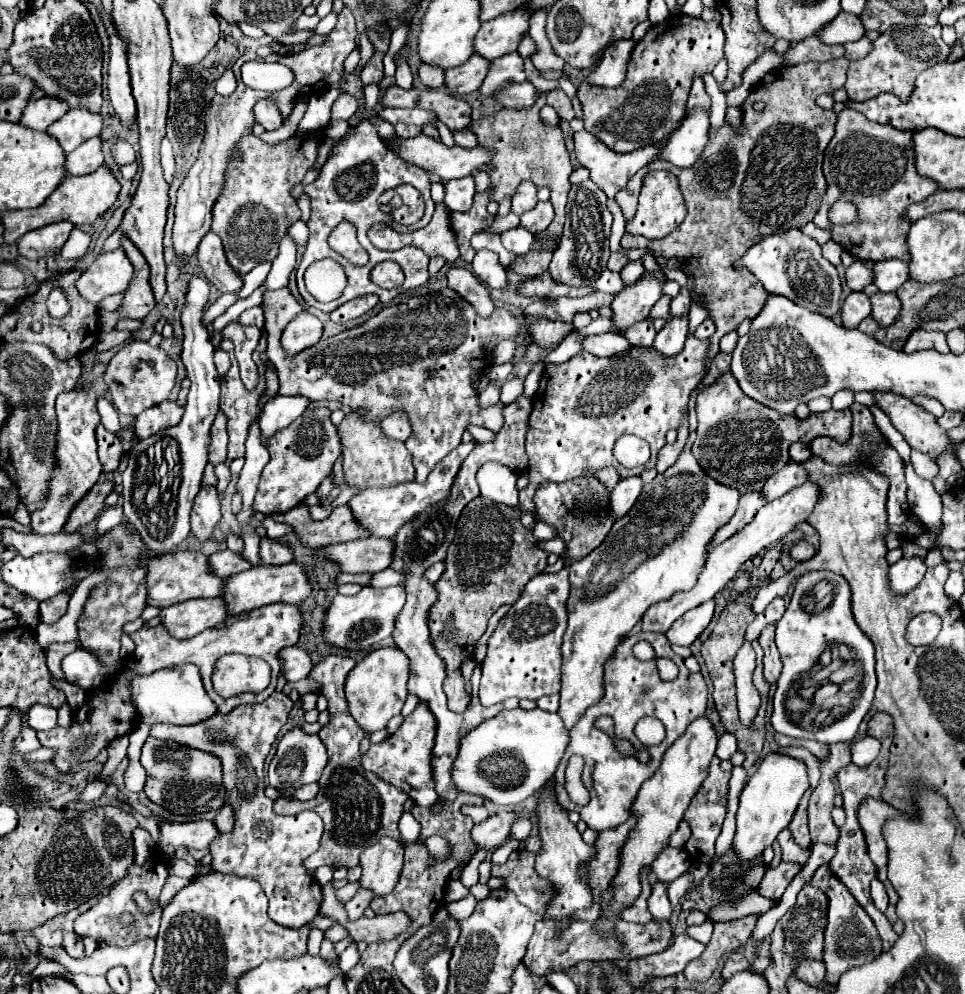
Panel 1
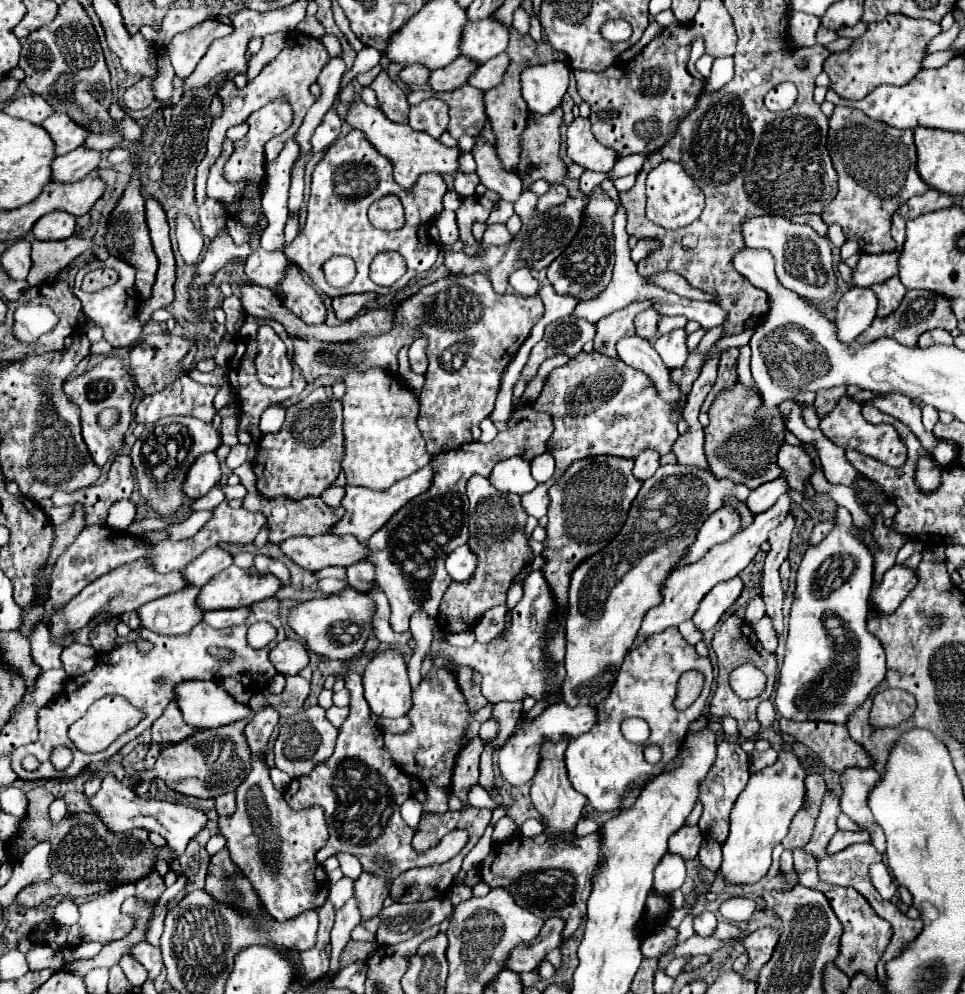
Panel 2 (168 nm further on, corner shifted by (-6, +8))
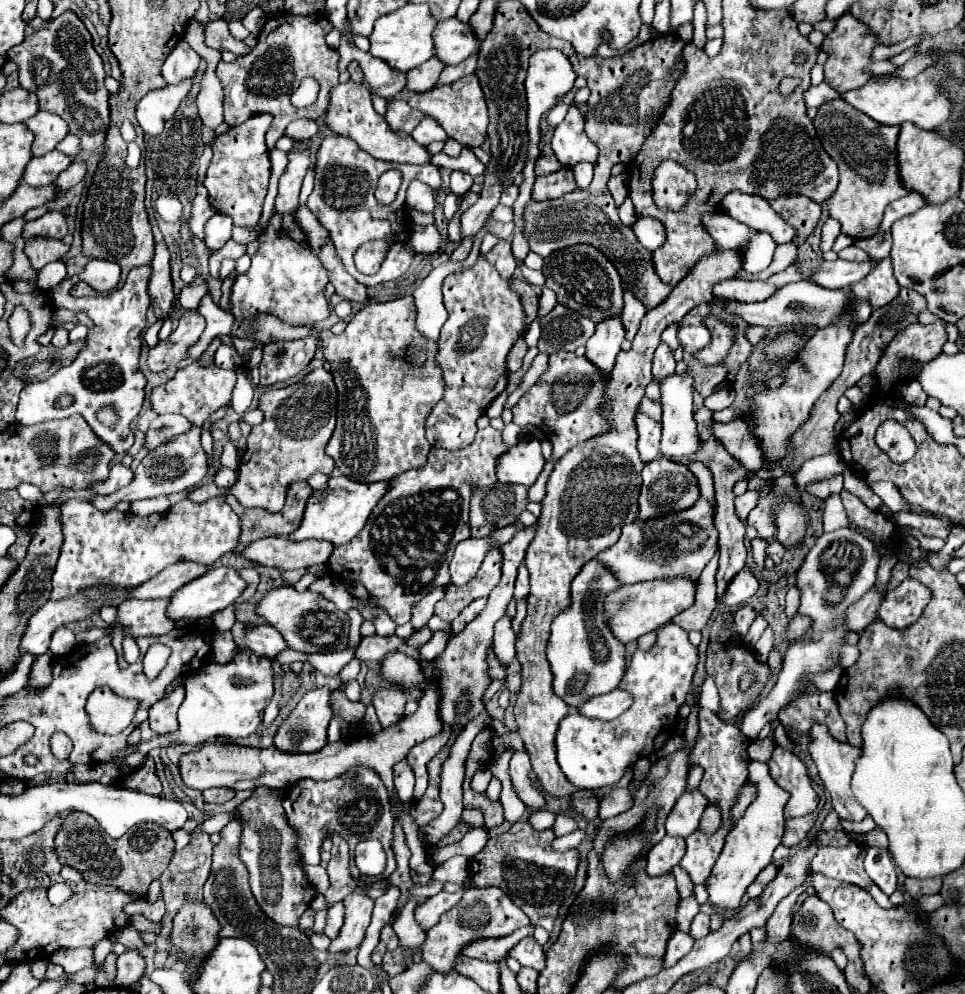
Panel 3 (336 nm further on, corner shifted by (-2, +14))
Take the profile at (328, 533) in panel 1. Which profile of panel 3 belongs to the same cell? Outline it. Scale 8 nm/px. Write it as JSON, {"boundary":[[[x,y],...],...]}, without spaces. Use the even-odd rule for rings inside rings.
{"boundary":[[[298,481],[298,483],[290,485],[286,503],[284,503],[282,511],[278,511],[278,513],[270,513],[266,509],[246,509],[238,503],[238,499],[234,495],[226,495],[228,505],[242,517],[240,543],[248,545],[262,537],[272,537],[272,535],[288,537],[290,533],[294,533],[298,529],[298,525],[302,523],[306,503],[312,493],[314,493],[314,489],[306,481]]]}

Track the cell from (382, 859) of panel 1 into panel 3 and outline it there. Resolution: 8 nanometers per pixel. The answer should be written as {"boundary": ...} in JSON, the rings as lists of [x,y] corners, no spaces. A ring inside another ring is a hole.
{"boundary":[[[354,891],[344,899],[344,905],[346,905],[346,921],[344,921],[344,927],[340,929],[340,935],[332,941],[328,949],[332,953],[350,951],[362,943],[366,927],[370,925],[374,899],[368,897],[366,893]]]}

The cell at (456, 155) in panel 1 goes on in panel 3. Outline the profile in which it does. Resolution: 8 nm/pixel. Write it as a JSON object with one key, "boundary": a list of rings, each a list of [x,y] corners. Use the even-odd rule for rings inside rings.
{"boundary":[[[340,83],[332,89],[330,93],[330,105],[328,105],[328,119],[326,125],[336,131],[338,135],[348,135],[352,137],[364,151],[368,151],[372,157],[382,159],[382,161],[392,161],[392,163],[410,163],[410,165],[426,165],[432,159],[432,153],[414,141],[410,133],[396,131],[392,129],[384,115],[376,113],[374,107],[370,105],[370,89],[364,83]]]}

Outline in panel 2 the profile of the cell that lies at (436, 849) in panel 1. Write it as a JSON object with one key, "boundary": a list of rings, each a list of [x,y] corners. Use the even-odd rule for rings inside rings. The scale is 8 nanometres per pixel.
{"boundary":[[[350,671],[346,675],[346,689],[350,689],[350,715],[340,727],[332,757],[326,759],[326,763],[314,767],[310,775],[294,779],[284,793],[292,809],[306,809],[312,805],[320,805],[324,809],[330,839],[316,853],[316,861],[322,864],[337,853],[350,853],[358,857],[364,871],[372,873],[376,869],[376,855],[384,855],[388,861],[392,861],[392,871],[380,871],[380,875],[386,875],[386,881],[392,883],[400,873],[408,869],[452,859],[466,845],[466,831],[452,831],[442,839],[438,847],[430,849],[428,853],[416,853],[412,849],[410,841],[414,837],[414,831],[400,817],[400,805],[412,795],[410,779],[402,775],[392,757],[386,753],[384,745],[376,741],[378,727],[372,725],[370,719],[370,707],[364,699],[362,677]]]}

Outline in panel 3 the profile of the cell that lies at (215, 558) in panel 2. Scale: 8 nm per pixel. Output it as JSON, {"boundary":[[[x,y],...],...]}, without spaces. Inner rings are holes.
{"boundary":[[[182,561],[178,565],[170,565],[162,573],[158,573],[158,577],[152,577],[150,581],[138,585],[130,597],[136,597],[136,599],[170,597],[174,591],[178,591],[186,583],[194,581],[196,577],[204,575],[206,571],[208,571],[206,565],[194,563],[194,561]]]}

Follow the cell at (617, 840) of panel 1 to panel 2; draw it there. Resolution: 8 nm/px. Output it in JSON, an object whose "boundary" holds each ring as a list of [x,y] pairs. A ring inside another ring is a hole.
{"boundary":[[[600,833],[586,837],[570,835],[570,843],[550,843],[550,835],[538,837],[516,835],[502,845],[494,845],[490,855],[480,863],[478,871],[488,887],[506,889],[514,901],[540,919],[560,917],[566,921],[562,937],[570,937],[586,913],[592,873],[598,869]]]}

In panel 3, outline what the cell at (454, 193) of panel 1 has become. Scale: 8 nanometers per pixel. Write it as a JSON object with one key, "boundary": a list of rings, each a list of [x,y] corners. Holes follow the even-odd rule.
{"boundary":[[[452,171],[452,185],[450,185],[450,189],[458,195],[458,197],[462,197],[466,191],[470,191],[470,187],[472,187],[472,177],[468,175],[468,173],[464,173],[464,171]]]}

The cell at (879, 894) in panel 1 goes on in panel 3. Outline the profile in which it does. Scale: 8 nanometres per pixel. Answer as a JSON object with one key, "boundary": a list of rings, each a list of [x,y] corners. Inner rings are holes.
{"boundary":[[[870,847],[864,859],[864,869],[868,873],[868,877],[886,893],[892,895],[896,891],[896,869],[894,869],[894,861],[890,861],[890,853],[888,849],[878,849],[878,847]]]}

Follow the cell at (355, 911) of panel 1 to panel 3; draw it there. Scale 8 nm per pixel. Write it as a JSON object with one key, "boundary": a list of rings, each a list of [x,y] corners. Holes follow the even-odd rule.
{"boundary":[[[336,903],[328,911],[328,921],[326,921],[326,929],[324,929],[326,937],[330,937],[330,939],[338,937],[342,925],[344,925],[344,905]]]}

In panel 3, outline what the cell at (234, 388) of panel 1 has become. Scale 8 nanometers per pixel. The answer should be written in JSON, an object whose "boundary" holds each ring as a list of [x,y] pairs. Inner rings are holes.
{"boundary":[[[308,335],[304,339],[294,341],[266,343],[262,349],[262,361],[258,365],[262,387],[288,381],[296,377],[300,371],[304,371],[314,357],[316,343],[318,343],[316,335]]]}

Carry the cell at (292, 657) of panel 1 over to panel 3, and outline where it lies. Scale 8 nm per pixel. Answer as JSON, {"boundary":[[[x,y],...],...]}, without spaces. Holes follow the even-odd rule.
{"boundary":[[[258,625],[246,631],[246,647],[262,657],[274,659],[278,653],[288,649],[284,637],[270,625]]]}

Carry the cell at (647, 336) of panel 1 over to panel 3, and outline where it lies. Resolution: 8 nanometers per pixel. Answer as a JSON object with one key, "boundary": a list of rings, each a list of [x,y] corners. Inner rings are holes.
{"boundary":[[[624,293],[624,309],[622,309],[622,323],[626,327],[626,339],[632,341],[638,327],[640,327],[640,321],[642,317],[646,315],[646,305],[636,299],[632,293]]]}

